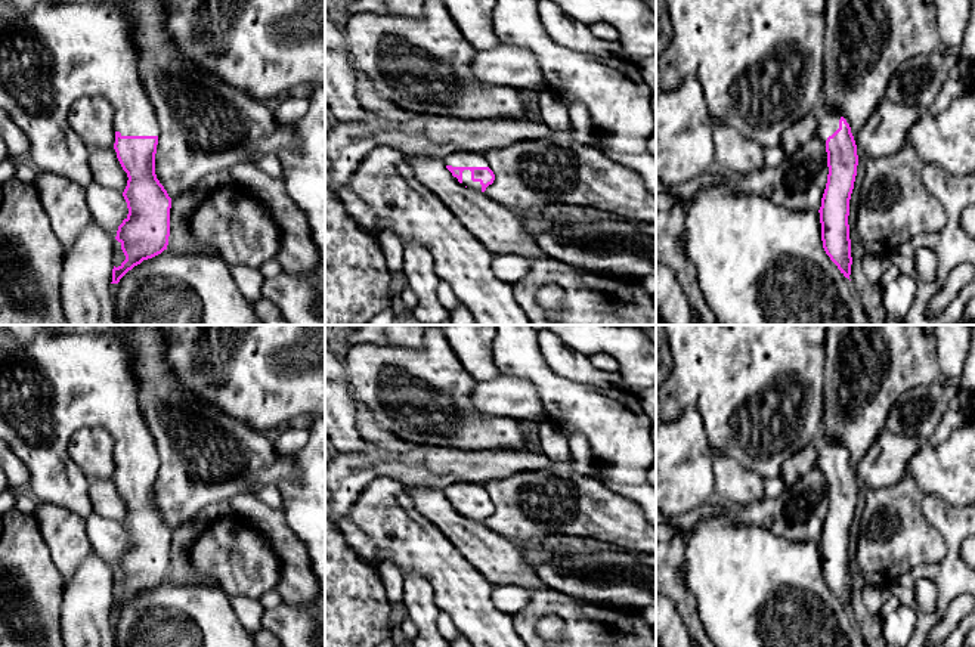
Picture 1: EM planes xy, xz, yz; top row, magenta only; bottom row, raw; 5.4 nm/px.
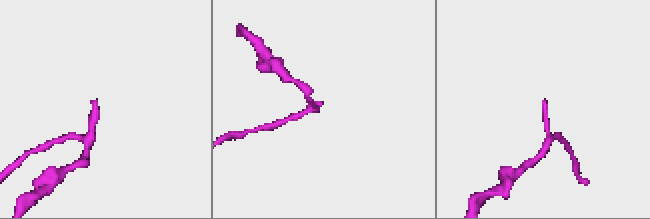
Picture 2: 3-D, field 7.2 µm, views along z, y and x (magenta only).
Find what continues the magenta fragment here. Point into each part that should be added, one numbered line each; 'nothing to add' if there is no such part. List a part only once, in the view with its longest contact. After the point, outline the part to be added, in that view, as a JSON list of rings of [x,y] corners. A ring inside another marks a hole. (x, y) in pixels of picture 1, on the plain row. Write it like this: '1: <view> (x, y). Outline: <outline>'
1: xz (458, 489). Outline: [[[474,483],[449,485],[445,489],[445,495],[452,498],[489,498],[483,485],[474,485]]]

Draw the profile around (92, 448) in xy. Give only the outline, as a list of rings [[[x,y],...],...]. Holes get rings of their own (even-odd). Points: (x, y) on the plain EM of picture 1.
[[[100,427],[77,430],[69,440],[68,453],[90,480],[114,479],[114,439],[106,430]]]

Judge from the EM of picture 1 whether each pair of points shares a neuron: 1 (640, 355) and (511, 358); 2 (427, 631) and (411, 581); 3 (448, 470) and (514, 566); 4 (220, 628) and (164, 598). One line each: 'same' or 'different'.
1: different
2: same
3: different
4: same

